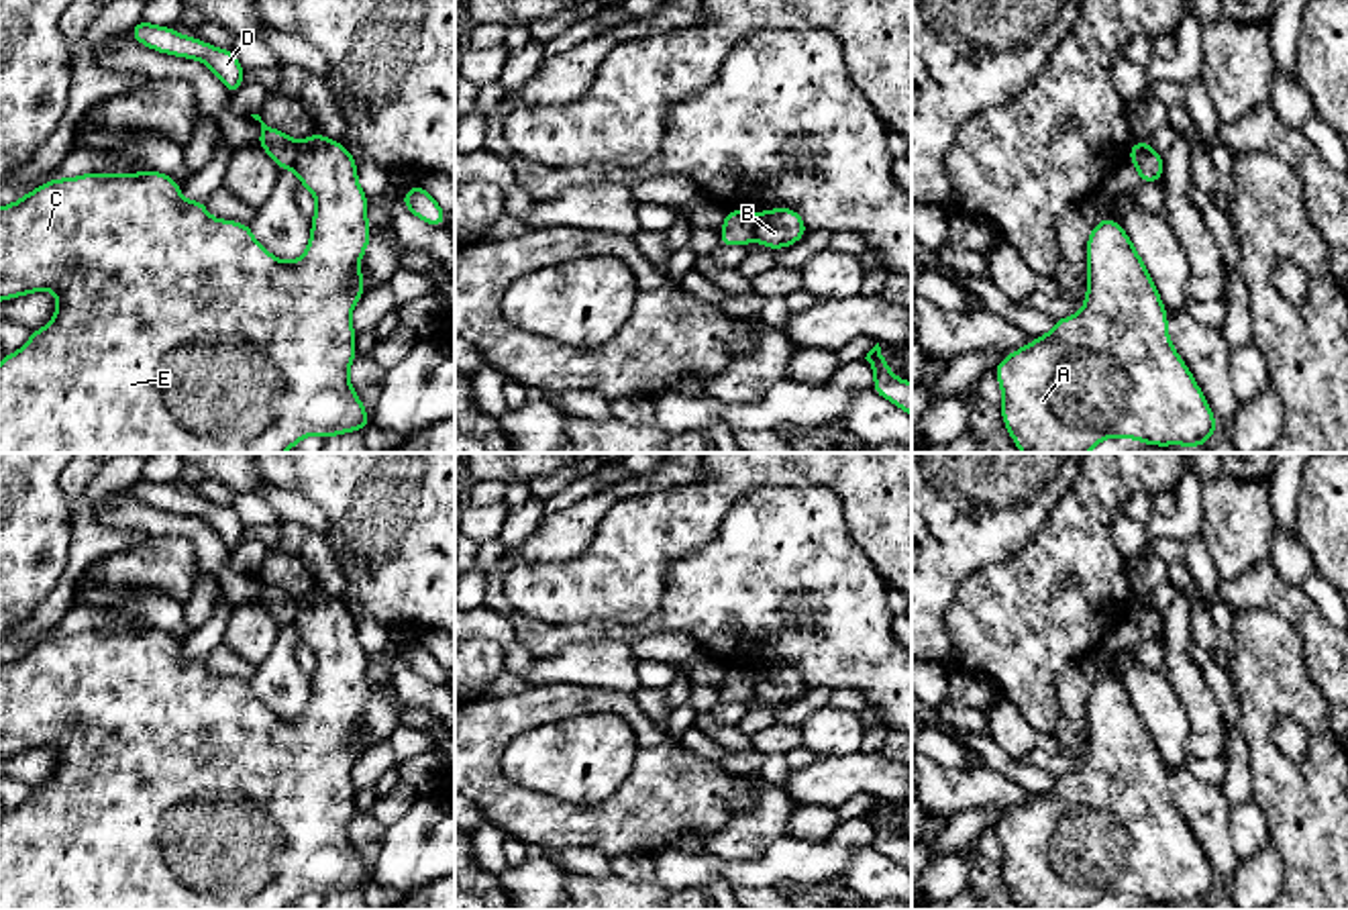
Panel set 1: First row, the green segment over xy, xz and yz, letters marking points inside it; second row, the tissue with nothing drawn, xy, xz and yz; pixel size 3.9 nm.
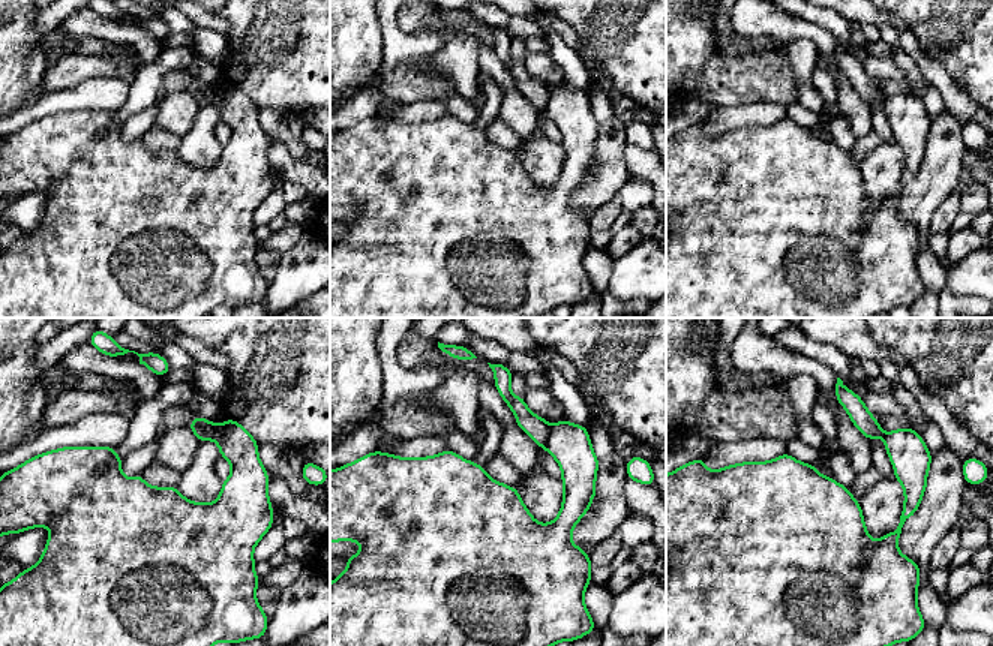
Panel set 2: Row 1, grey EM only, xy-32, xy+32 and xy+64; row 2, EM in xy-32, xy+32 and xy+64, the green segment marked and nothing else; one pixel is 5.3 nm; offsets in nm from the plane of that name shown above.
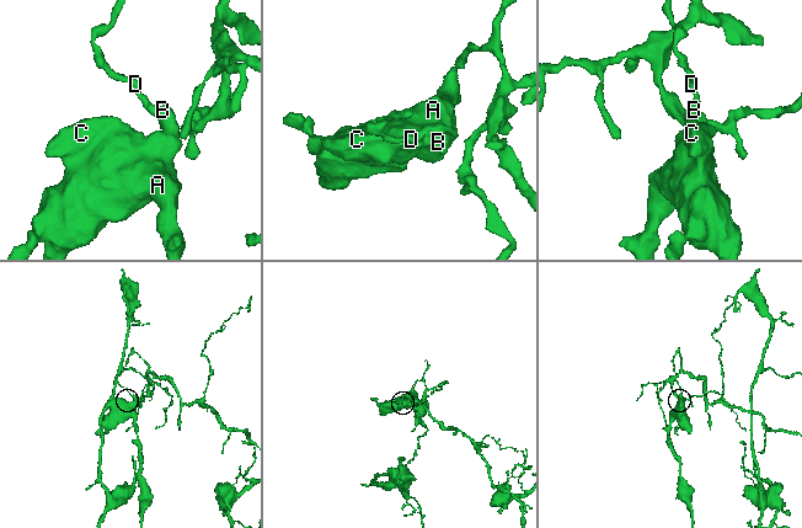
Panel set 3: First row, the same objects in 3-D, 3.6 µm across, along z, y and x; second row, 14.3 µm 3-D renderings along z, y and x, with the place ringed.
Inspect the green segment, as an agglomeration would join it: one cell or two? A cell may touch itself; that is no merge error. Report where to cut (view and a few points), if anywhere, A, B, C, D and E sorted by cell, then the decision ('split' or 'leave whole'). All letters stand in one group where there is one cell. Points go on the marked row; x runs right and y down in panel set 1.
cut xy (300, 143), (292, 166); groups A B C E / D; split

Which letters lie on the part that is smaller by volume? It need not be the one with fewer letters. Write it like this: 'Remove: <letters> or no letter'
Remove: D

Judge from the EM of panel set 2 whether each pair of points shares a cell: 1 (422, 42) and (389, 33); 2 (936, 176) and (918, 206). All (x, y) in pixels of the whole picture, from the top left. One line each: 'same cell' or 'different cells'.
1: same cell
2: same cell

